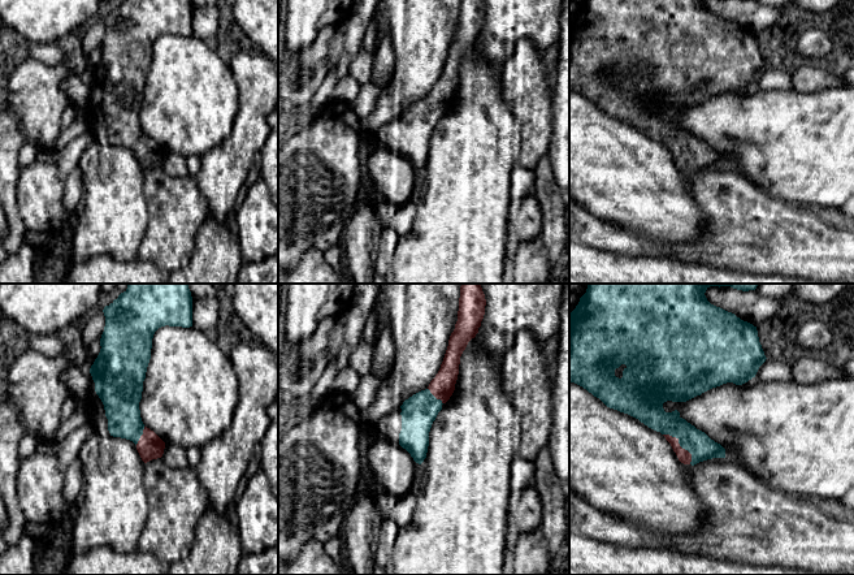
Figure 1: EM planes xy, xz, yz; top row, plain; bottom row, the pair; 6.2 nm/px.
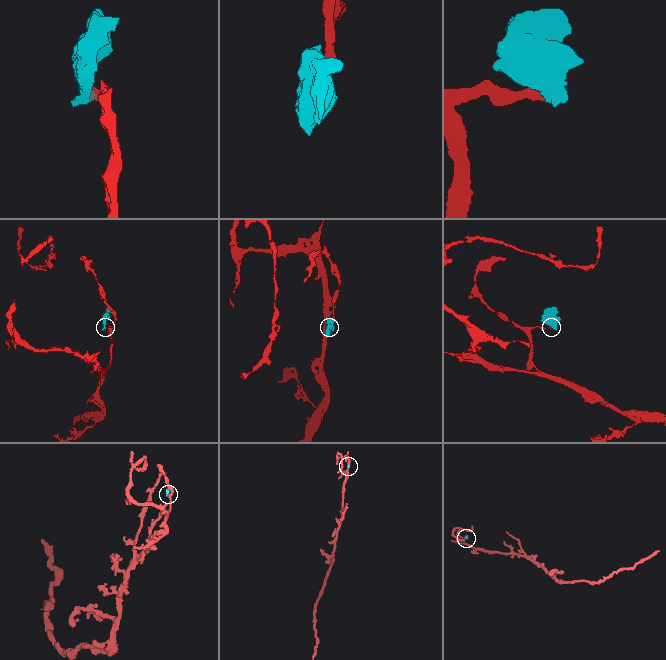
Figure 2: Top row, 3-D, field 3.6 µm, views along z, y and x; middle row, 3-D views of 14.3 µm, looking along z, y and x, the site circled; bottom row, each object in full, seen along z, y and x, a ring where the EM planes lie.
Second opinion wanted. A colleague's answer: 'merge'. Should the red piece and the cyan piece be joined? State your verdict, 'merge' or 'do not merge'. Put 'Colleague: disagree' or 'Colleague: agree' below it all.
merge
Colleague: agree

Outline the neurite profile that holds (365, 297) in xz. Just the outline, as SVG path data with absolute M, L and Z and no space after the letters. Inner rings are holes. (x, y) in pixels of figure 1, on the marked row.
M356 284L354 290L352 301L346 311L346 329L342 349L335 359L331 359L324 371L322 376L318 379L317 384L312 389L311 394L299 402L295 403L295 416L296 419L307 418L313 408L318 405L321 398L331 389L331 385L337 377L337 375L350 366L350 356L357 343L361 340L363 329L365 327L365 321L372 312L372 310L380 304L381 299L381 284Z

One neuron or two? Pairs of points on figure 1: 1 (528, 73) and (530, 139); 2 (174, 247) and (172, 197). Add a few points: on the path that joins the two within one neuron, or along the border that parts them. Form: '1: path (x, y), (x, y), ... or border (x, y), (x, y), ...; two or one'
1: path (528, 90), (530, 96), (530, 122); one
2: path (173, 234), (173, 210); one

